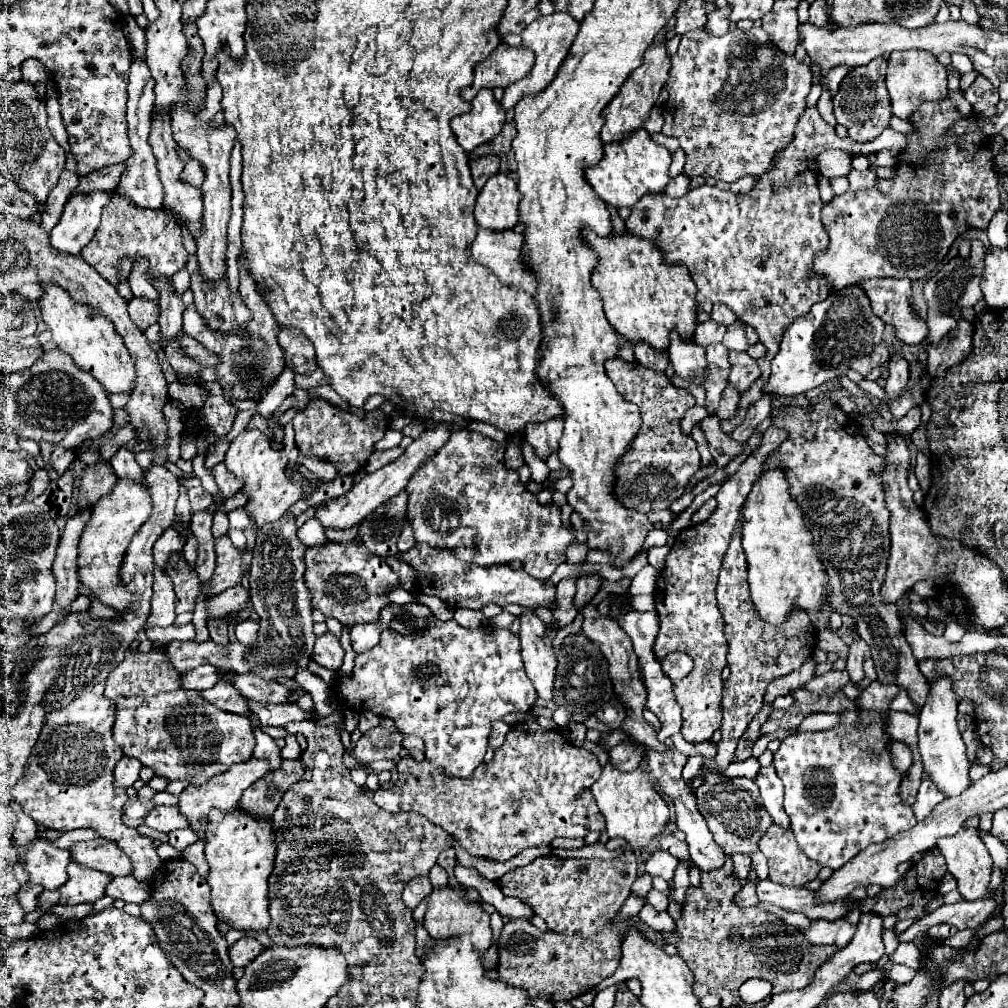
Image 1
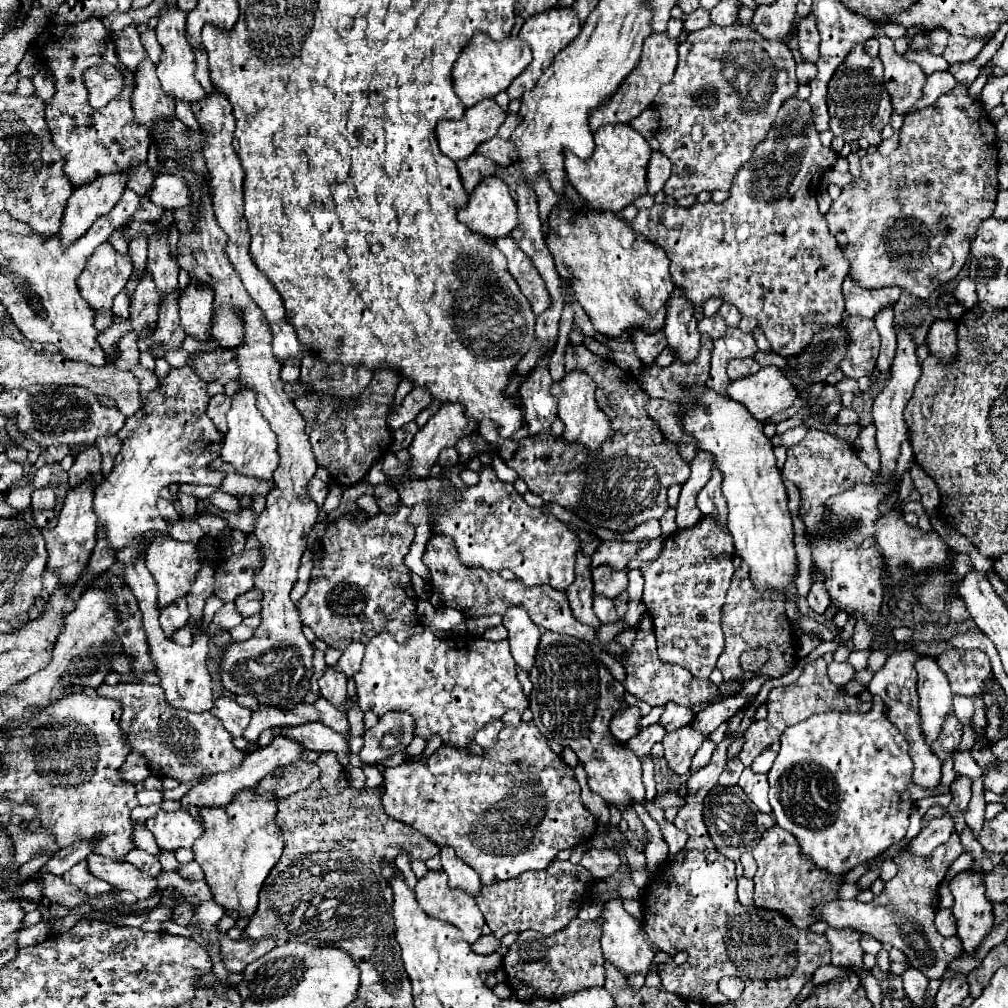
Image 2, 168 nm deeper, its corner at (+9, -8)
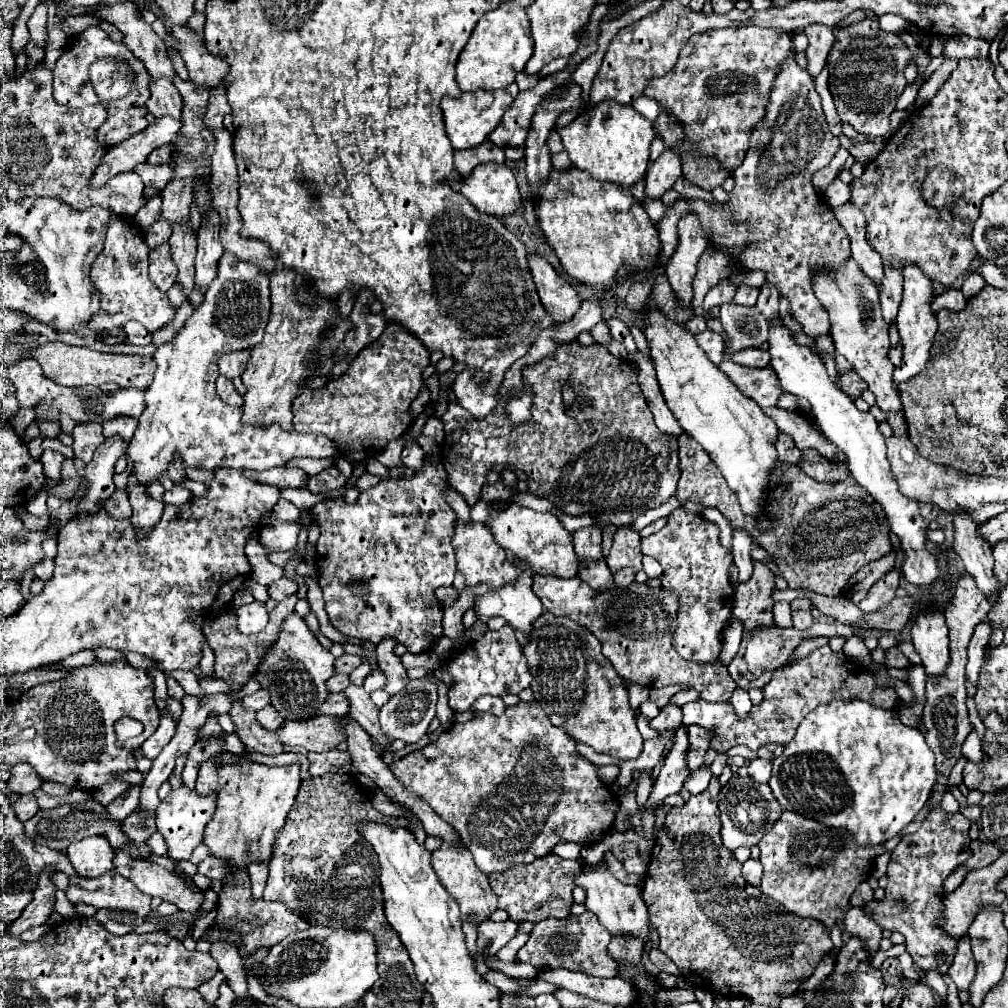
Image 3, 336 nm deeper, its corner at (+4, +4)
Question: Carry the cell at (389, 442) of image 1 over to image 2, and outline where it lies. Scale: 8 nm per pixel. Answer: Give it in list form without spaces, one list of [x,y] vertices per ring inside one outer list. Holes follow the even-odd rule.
[[[383,459],[375,461],[370,471],[367,474],[367,481],[376,486],[389,480],[389,477],[382,471]]]

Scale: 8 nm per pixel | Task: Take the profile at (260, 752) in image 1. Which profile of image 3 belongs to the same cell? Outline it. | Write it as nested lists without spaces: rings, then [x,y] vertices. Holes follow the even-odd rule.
[[[260,689],[260,691],[252,693],[252,695],[246,695],[246,697],[242,699],[242,705],[244,705],[246,709],[254,709],[254,711],[264,709],[266,705],[270,705],[270,693],[268,693],[268,689]]]

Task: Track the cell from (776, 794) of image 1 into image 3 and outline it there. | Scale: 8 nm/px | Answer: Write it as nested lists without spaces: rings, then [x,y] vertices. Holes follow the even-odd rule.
[[[754,759],[748,765],[748,773],[758,783],[768,783],[770,779],[770,761],[768,759]]]

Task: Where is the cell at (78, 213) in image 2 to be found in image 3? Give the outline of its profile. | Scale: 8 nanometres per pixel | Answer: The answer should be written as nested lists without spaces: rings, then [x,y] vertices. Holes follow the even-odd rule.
[[[162,117],[150,123],[144,131],[136,133],[134,137],[114,145],[114,149],[108,149],[108,153],[102,157],[102,163],[98,165],[90,183],[96,187],[102,187],[110,177],[118,173],[134,171],[134,167],[138,163],[144,163],[154,149],[166,143],[172,143],[180,127],[182,127],[182,121],[174,121],[172,117]]]

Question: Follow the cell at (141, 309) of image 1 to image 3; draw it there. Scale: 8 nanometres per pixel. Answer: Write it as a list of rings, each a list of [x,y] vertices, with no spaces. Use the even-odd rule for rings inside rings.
[[[164,241],[150,251],[150,279],[158,285],[160,291],[168,291],[178,275],[178,267],[170,257],[170,243]]]

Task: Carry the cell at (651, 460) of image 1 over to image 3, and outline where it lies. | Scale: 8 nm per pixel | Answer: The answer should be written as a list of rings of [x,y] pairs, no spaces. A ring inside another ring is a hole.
[[[558,341],[556,353],[522,369],[522,381],[524,387],[530,389],[534,395],[530,409],[532,419],[518,423],[516,427],[510,427],[512,423],[506,417],[506,401],[500,401],[496,409],[490,411],[484,419],[476,419],[456,403],[452,385],[448,385],[450,403],[446,413],[440,417],[446,433],[440,457],[446,473],[450,475],[450,487],[454,487],[454,491],[458,491],[470,507],[480,501],[480,493],[486,485],[490,467],[496,463],[510,463],[516,469],[524,471],[528,475],[528,491],[538,497],[550,499],[556,505],[564,501],[564,513],[598,517],[602,525],[628,525],[640,513],[660,507],[676,493],[676,485],[680,479],[678,441],[674,435],[662,433],[654,425],[652,413],[636,381],[636,371],[628,361],[612,357],[608,349],[598,343],[582,347],[578,341]],[[564,385],[570,385],[576,391],[576,399],[572,405],[566,405],[562,401]],[[586,399],[590,401],[590,407],[584,407]]]

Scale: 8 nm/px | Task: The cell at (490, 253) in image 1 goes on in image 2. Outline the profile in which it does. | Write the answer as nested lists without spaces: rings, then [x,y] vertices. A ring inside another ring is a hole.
[[[513,237],[497,239],[495,247],[507,257],[507,269],[513,275],[513,279],[519,283],[521,293],[529,299],[531,309],[535,315],[543,313],[549,307],[549,293],[545,289],[545,283],[541,275],[537,273],[535,265],[529,261],[529,257],[519,249]]]

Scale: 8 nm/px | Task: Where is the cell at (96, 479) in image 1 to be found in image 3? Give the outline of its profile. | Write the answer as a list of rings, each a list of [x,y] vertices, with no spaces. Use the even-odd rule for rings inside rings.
[[[94,421],[90,425],[76,425],[74,431],[72,431],[72,437],[74,437],[74,443],[72,443],[74,455],[82,463],[90,463],[92,453],[106,439],[102,435],[102,425],[94,423]]]

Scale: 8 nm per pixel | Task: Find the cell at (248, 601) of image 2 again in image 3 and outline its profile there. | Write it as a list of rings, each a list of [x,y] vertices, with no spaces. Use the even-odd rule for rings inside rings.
[[[282,577],[282,579],[274,581],[268,587],[268,591],[270,591],[270,599],[282,601],[282,599],[286,599],[286,597],[290,597],[290,595],[294,595],[298,591],[298,583],[292,581],[292,579],[288,579],[288,577]]]

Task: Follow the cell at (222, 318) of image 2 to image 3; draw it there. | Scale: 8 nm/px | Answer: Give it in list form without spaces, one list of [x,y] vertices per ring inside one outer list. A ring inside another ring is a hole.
[[[224,251],[218,261],[218,277],[210,283],[210,289],[204,293],[204,301],[198,309],[184,321],[182,329],[174,335],[172,341],[160,345],[154,353],[154,361],[158,363],[152,385],[146,389],[146,409],[140,415],[140,425],[128,445],[128,457],[136,463],[134,475],[140,483],[148,483],[166,471],[172,461],[172,453],[178,451],[188,467],[204,467],[214,471],[216,467],[230,469],[274,469],[286,465],[296,457],[312,457],[312,459],[336,459],[338,445],[330,441],[322,433],[298,433],[284,431],[280,425],[262,425],[262,429],[254,425],[246,425],[242,421],[242,407],[226,405],[218,395],[214,381],[218,379],[218,359],[228,351],[252,349],[264,337],[264,327],[270,315],[270,281],[266,273],[262,273],[254,263],[238,259],[234,253]]]

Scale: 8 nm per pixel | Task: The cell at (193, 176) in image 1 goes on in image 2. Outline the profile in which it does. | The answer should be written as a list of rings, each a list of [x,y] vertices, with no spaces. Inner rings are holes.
[[[159,175],[151,189],[151,201],[163,209],[187,207],[191,195],[181,175]]]

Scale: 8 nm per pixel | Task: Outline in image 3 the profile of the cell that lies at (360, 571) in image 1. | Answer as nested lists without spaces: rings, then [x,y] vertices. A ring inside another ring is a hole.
[[[424,459],[424,465],[420,471],[414,473],[414,477],[410,479],[394,479],[394,481],[380,481],[376,487],[368,489],[368,491],[360,491],[358,501],[356,503],[346,503],[344,499],[334,499],[334,501],[322,501],[318,505],[314,505],[310,509],[314,521],[320,525],[320,537],[316,543],[316,569],[320,575],[320,589],[324,593],[324,603],[326,603],[326,613],[330,623],[344,633],[346,637],[358,637],[358,639],[366,639],[374,645],[378,645],[382,639],[396,639],[398,643],[406,645],[408,653],[424,653],[430,651],[436,641],[442,637],[442,617],[444,617],[444,607],[440,607],[440,603],[436,601],[436,589],[438,587],[448,587],[454,581],[454,573],[456,573],[456,557],[454,557],[454,549],[450,545],[450,537],[454,535],[454,525],[456,525],[456,513],[452,511],[450,503],[446,501],[446,489],[448,489],[448,473],[444,471],[442,463],[432,465],[428,459]]]

